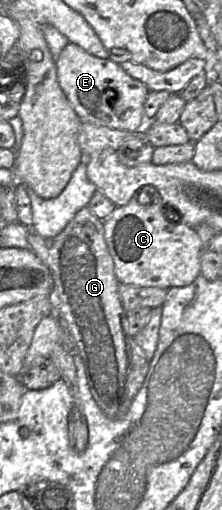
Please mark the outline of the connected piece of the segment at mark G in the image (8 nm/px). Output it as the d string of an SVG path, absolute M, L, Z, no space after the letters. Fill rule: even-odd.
M89 206L79 210L66 227L55 237L46 238L30 228L29 248L49 268L54 286L52 296L56 303L57 317L74 342L76 352L81 356L91 394L110 419L124 417L134 397L141 389L149 370L149 362L134 337L128 334L127 313L119 295L119 281L114 272L114 261L104 237L104 222L93 214Z

